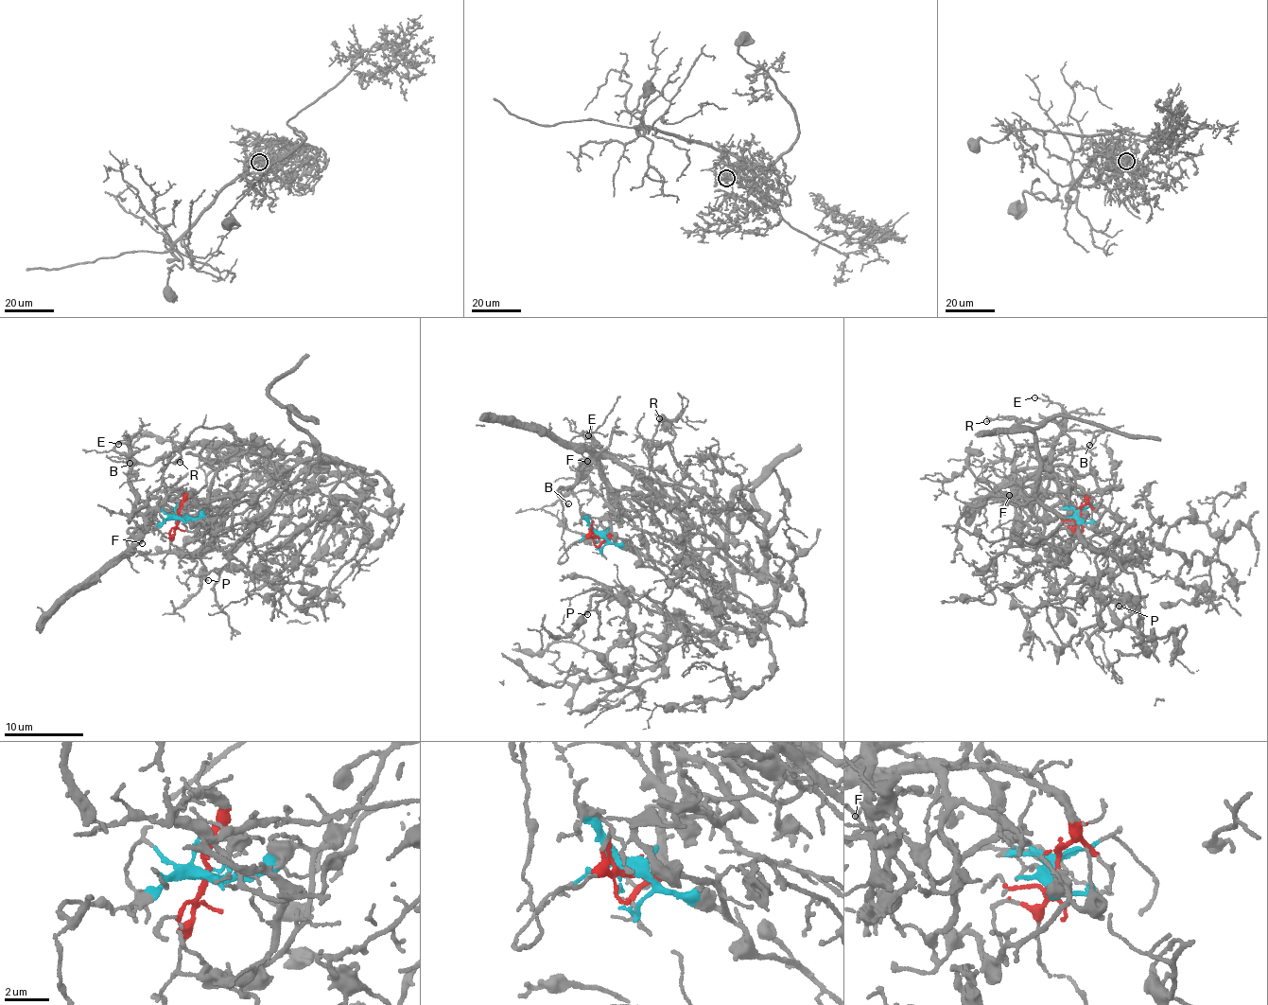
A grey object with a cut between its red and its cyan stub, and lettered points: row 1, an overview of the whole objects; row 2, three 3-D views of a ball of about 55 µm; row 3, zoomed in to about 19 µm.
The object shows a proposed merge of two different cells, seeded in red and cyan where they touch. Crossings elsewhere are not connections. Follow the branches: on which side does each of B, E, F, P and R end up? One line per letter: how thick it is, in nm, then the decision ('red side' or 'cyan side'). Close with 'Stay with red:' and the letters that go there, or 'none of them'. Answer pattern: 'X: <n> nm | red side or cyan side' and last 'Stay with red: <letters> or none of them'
B: 110 nm | red side
E: 100 nm | red side
F: 140 nm | red side
P: 170 nm | cyan side
R: 140 nm | cyan side
Stay with red: B, E, F

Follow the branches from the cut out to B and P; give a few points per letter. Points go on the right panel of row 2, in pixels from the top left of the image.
B: (1079, 515), (1086, 497), (1077, 486), (1016, 474), (1037, 468), (1067, 431), (1092, 431), (1096, 440), (1088, 444)
P: (1079, 515), (1092, 527), (1107, 511), (1126, 524), (1099, 552), (1137, 556), (1140, 537), (1118, 559), (1118, 607)

